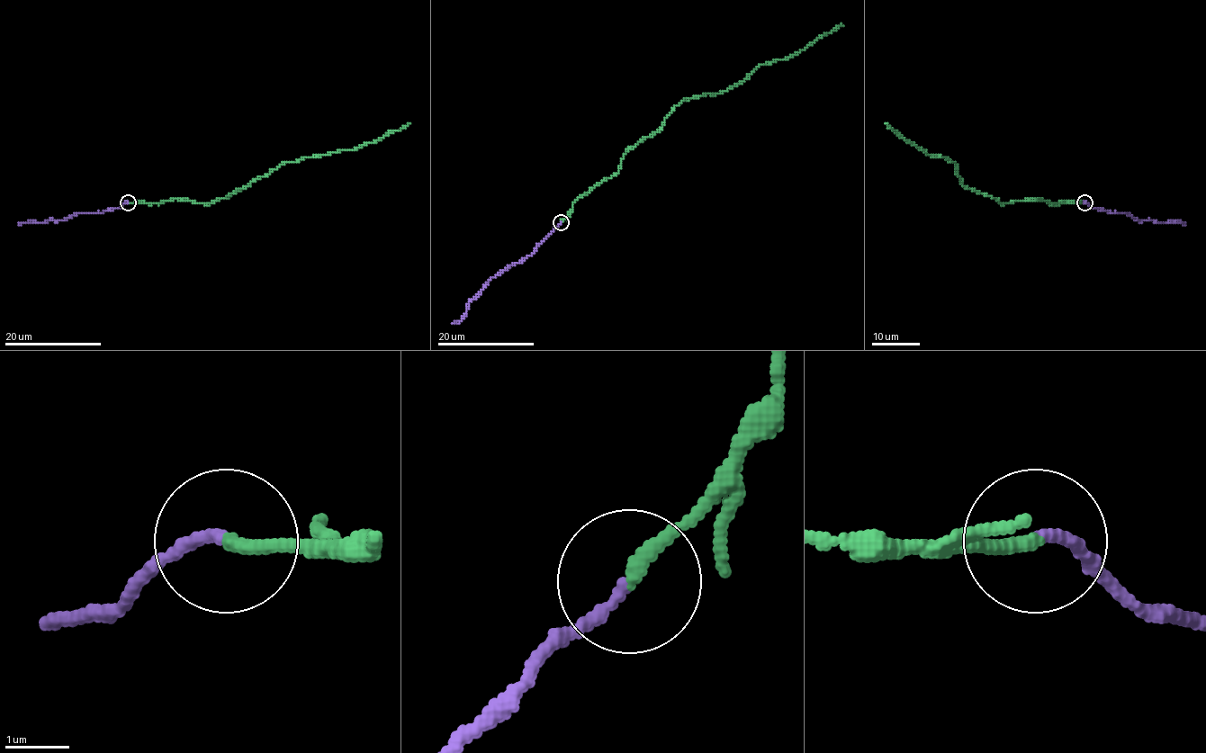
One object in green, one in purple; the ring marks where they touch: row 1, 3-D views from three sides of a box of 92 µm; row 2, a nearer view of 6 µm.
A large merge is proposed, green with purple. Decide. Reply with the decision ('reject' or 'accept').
accept

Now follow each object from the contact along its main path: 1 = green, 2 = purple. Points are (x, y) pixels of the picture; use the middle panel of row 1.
1: (561, 222), (683, 100), (722, 93), (843, 25)
2: (561, 222), (529, 255), (492, 276), (469, 302), (464, 315), (452, 324)

